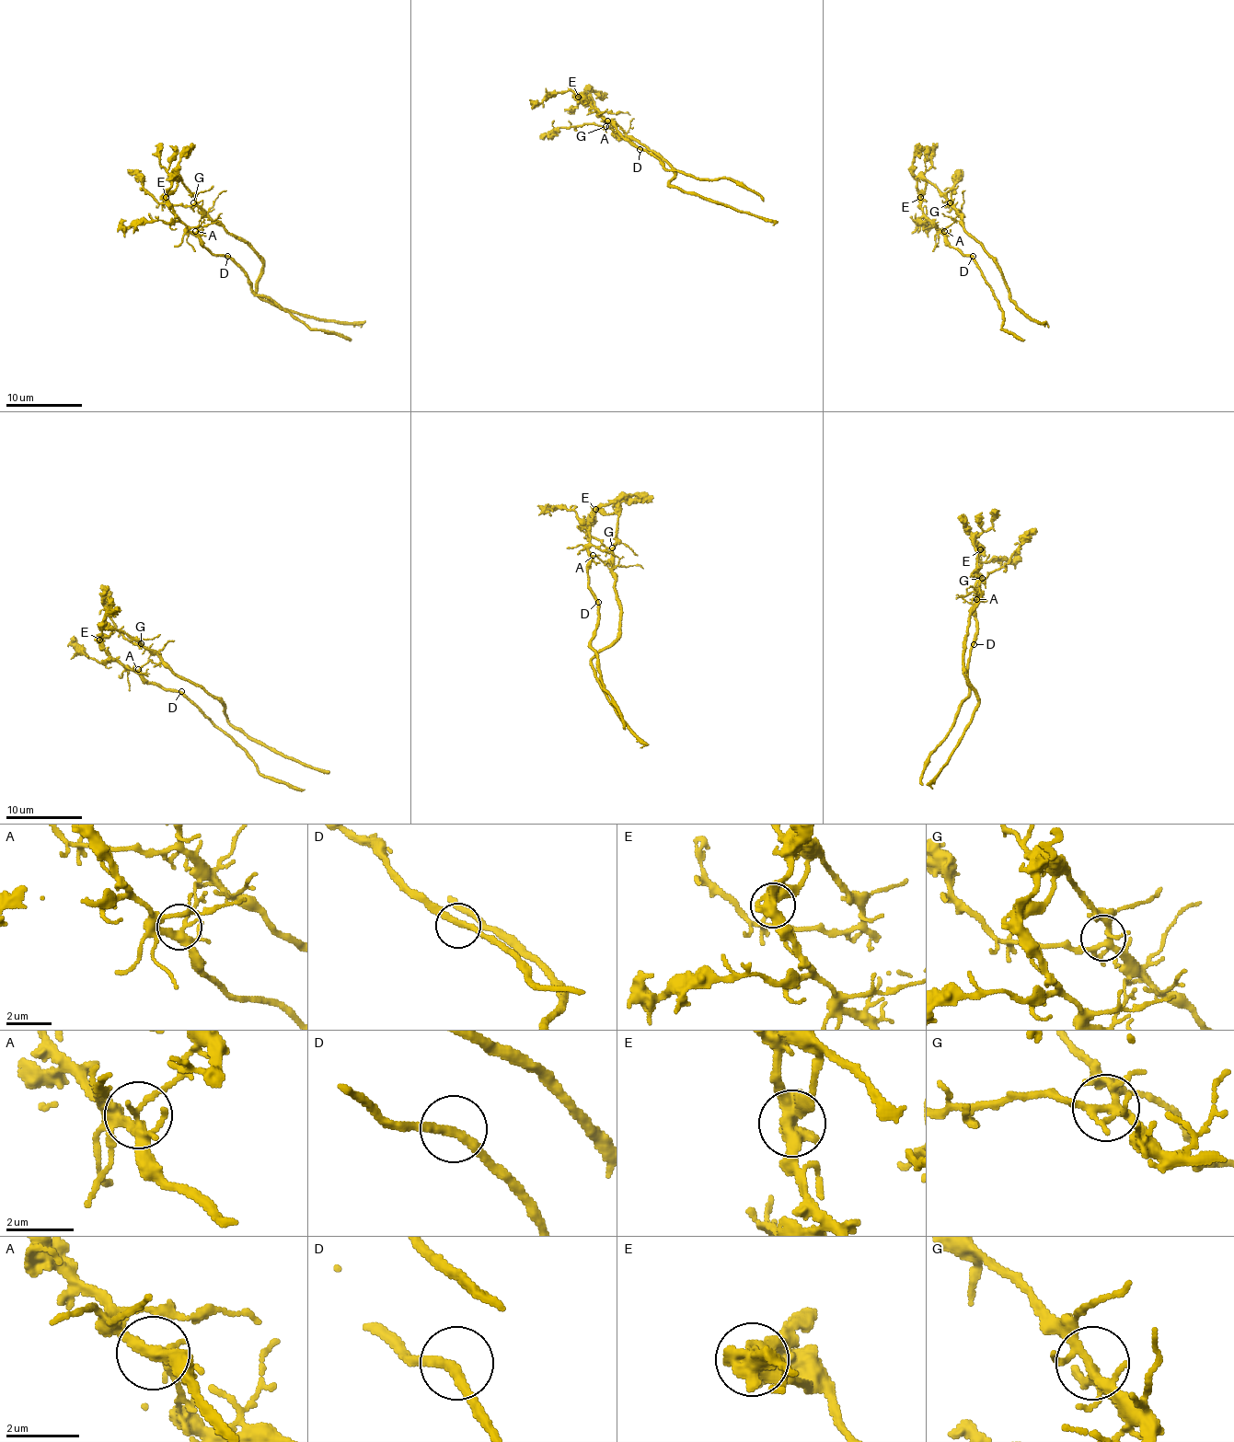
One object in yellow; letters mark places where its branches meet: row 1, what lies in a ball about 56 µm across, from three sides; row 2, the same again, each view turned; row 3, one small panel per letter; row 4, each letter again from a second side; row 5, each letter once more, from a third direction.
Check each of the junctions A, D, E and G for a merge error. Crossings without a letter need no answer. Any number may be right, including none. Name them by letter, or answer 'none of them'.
E

